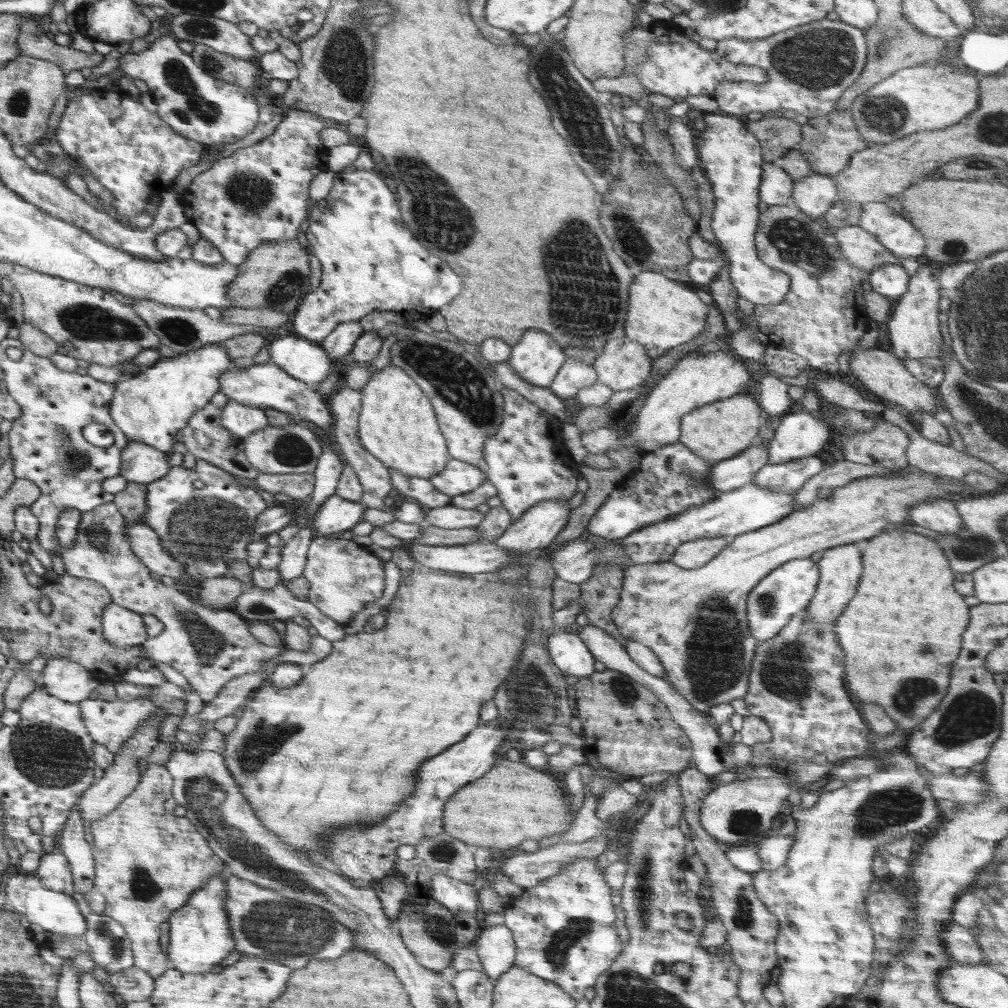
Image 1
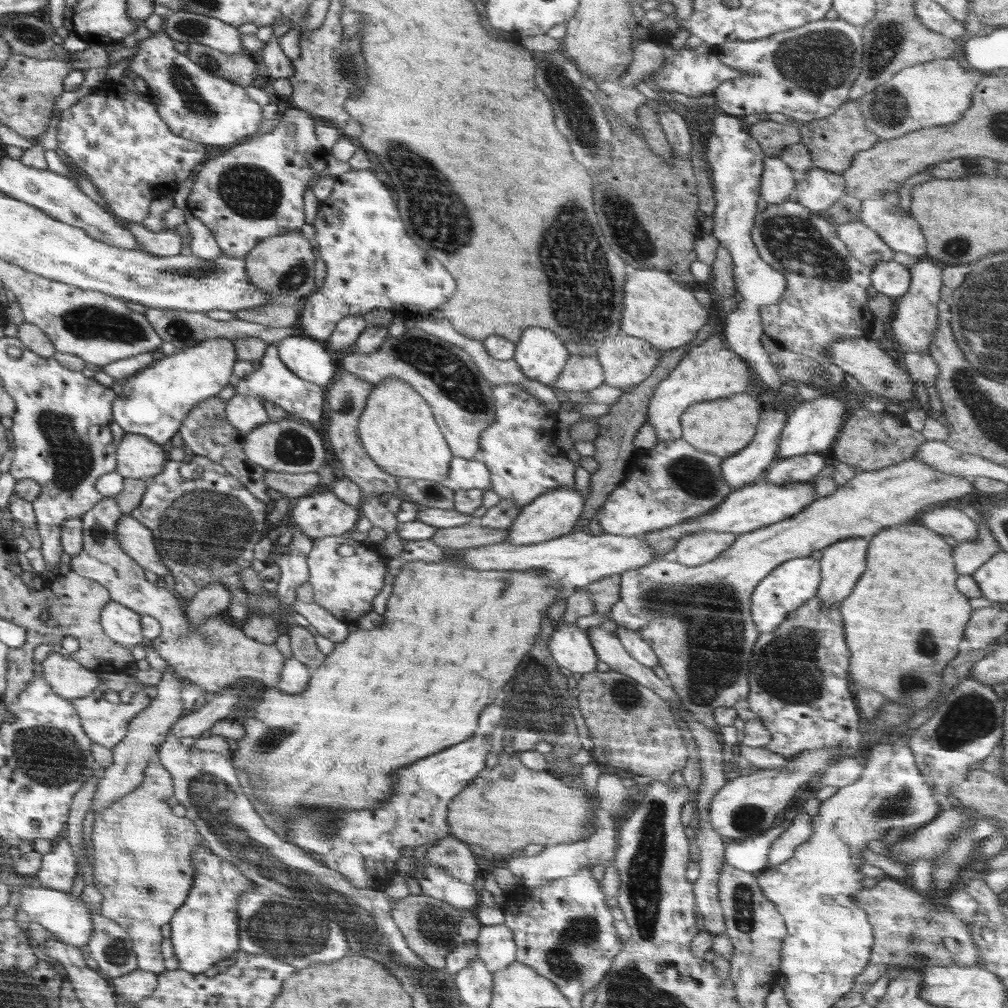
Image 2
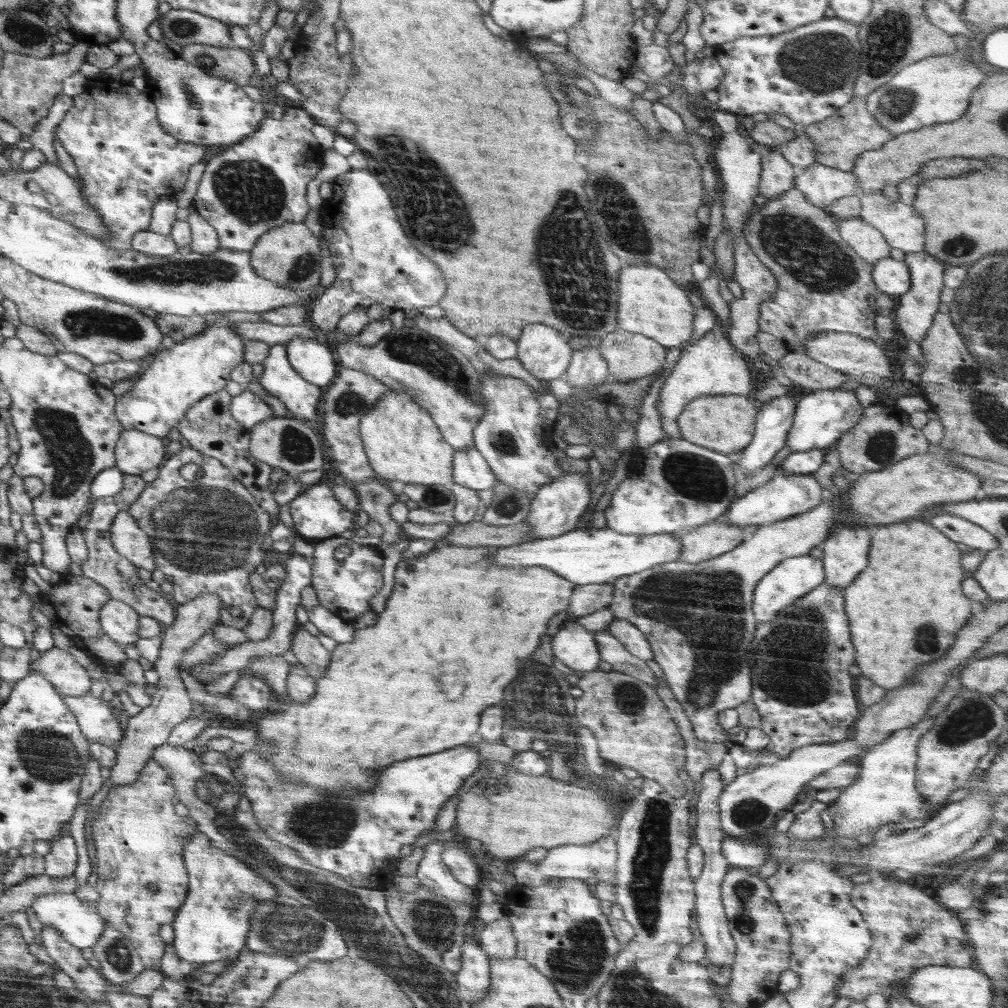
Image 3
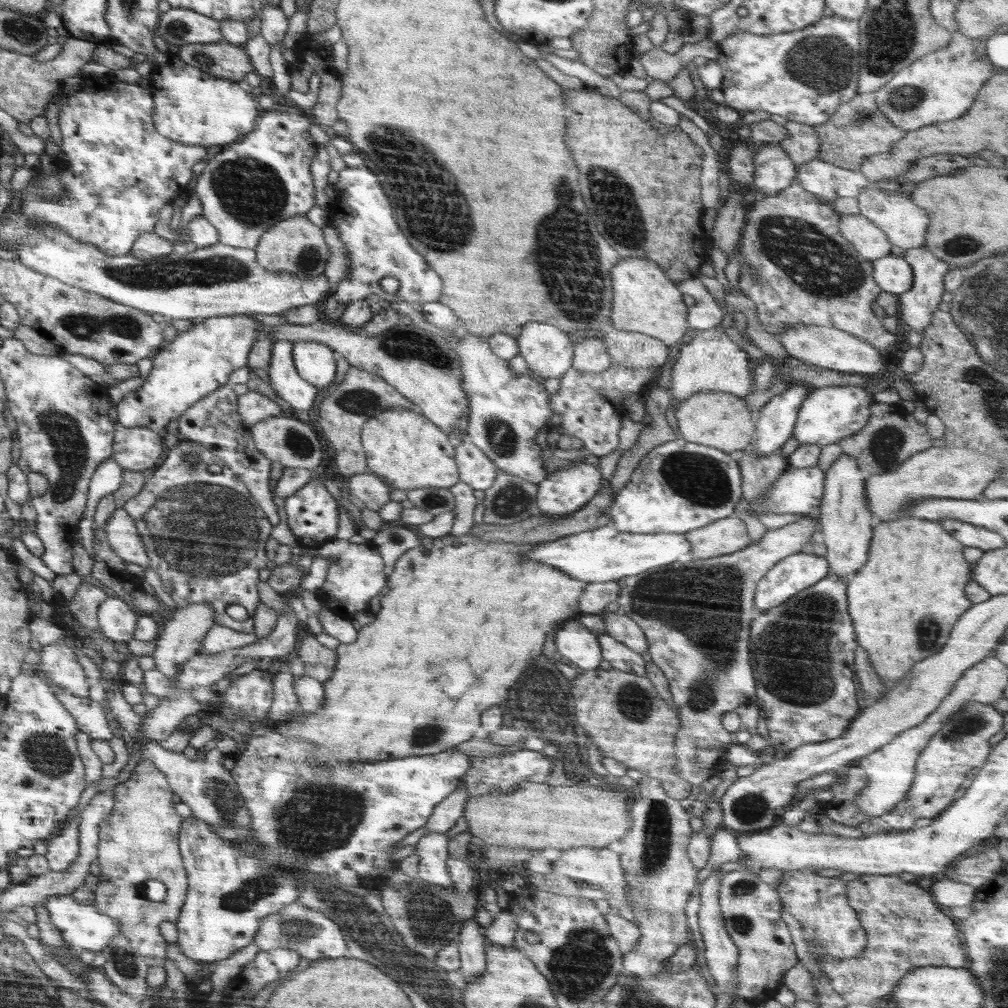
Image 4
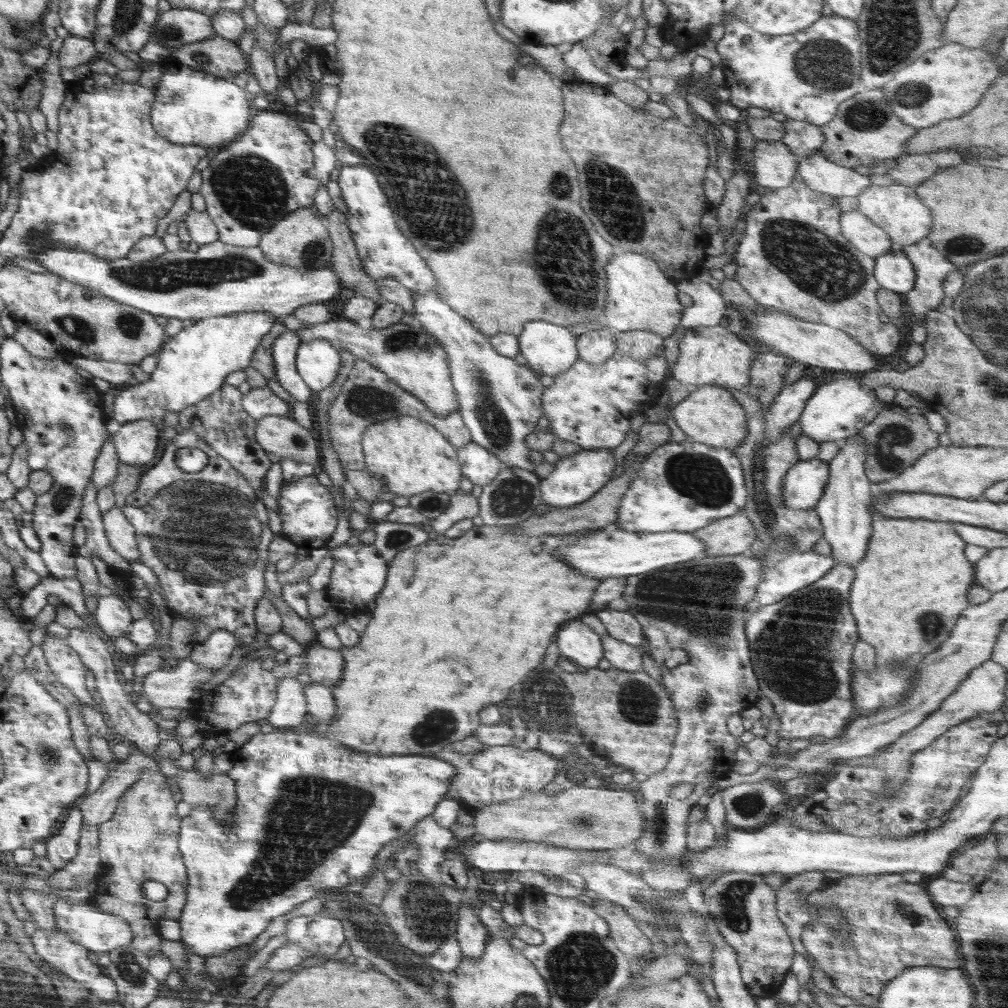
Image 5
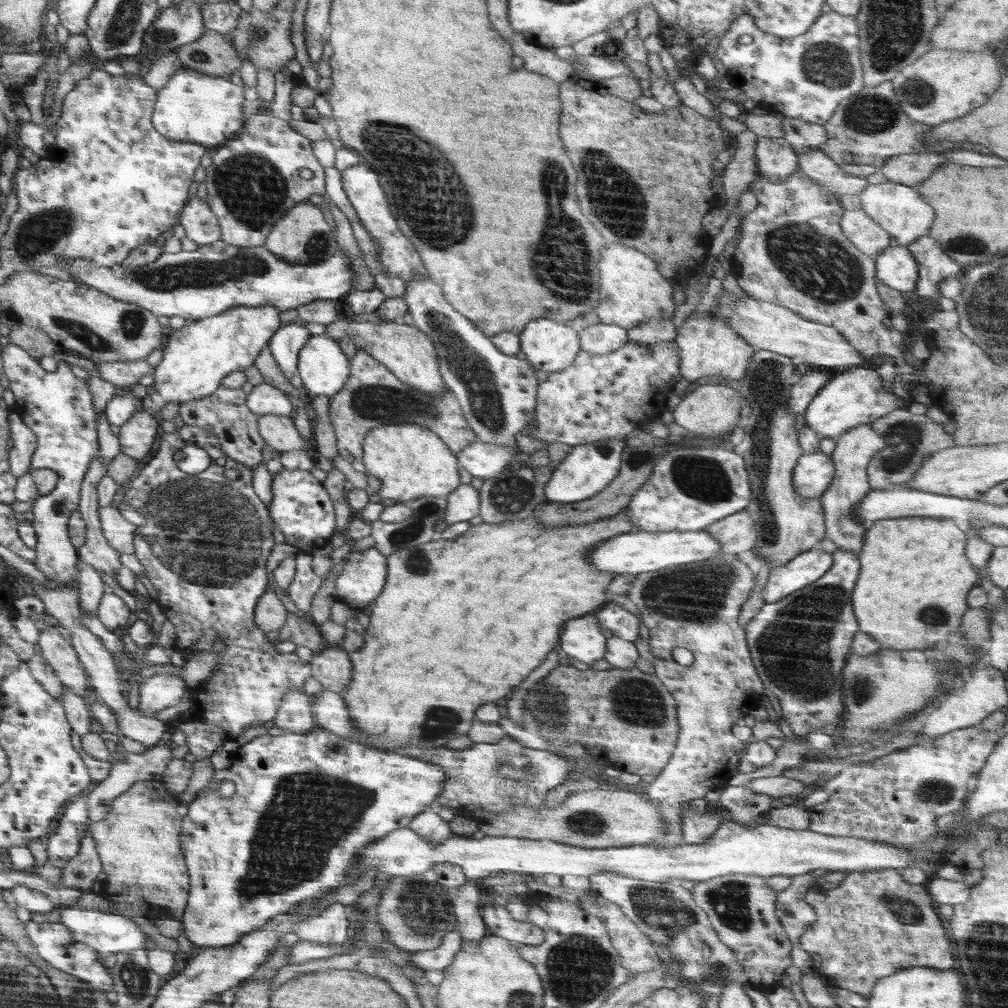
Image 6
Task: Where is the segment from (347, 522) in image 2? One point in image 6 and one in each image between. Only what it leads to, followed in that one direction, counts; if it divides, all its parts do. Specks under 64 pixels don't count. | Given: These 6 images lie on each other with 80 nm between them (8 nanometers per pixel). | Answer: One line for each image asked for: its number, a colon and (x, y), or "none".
3: (317, 514)
4: (312, 512)
5: (309, 517)
6: (301, 508)

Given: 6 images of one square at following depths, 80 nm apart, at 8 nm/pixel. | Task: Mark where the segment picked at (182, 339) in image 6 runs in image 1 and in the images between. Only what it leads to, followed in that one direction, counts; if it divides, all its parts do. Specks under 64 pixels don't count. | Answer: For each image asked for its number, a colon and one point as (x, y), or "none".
1: (154, 404)
2: (154, 402)
3: (178, 377)
4: (196, 363)
5: (193, 364)

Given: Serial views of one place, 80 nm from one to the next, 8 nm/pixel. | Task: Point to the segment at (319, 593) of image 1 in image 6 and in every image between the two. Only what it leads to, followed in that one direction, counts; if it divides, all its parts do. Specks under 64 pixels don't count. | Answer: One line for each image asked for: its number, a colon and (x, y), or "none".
2: (345, 586)
3: (345, 587)
4: (355, 575)
5: (359, 573)
6: (363, 575)

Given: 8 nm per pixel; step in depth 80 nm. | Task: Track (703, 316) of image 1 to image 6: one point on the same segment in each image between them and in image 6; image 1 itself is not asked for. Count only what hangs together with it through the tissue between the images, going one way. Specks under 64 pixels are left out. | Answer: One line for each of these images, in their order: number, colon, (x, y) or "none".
2: (657, 309)
3: (650, 303)
4: (645, 301)
5: (640, 296)
6: (632, 290)

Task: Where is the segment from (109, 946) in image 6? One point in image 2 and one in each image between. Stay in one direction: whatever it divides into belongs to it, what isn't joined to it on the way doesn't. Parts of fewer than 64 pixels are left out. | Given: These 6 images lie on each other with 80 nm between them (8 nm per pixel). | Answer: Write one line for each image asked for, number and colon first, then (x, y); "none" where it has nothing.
2: (65, 916)
3: (79, 923)
4: (82, 925)
5: (99, 932)

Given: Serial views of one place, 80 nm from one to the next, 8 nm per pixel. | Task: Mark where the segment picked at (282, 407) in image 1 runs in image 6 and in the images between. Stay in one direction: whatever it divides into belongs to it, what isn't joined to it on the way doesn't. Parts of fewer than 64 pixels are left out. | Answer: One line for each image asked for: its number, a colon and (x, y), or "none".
2: (273, 382)
3: (301, 398)
4: (302, 396)
5: (284, 349)
6: (285, 345)

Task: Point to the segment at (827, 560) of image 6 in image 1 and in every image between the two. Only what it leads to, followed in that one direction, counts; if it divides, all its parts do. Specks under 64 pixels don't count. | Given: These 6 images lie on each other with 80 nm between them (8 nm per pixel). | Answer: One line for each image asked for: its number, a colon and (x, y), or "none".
1: (788, 589)
2: (792, 583)
3: (794, 577)
4: (787, 577)
5: (799, 569)

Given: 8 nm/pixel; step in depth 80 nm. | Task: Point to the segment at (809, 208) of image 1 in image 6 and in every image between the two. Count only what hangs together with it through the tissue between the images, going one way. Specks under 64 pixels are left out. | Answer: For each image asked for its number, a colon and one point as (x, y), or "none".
2: (818, 189)
3: (822, 185)
4: (827, 182)
5: (819, 173)
6: (814, 162)

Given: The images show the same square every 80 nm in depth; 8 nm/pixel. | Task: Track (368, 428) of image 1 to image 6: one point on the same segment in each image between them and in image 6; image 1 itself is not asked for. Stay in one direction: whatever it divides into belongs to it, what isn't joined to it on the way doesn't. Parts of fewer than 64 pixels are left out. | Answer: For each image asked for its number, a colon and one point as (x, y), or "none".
2: (398, 430)
3: (402, 443)
4: (405, 449)
5: (410, 456)
6: (410, 461)

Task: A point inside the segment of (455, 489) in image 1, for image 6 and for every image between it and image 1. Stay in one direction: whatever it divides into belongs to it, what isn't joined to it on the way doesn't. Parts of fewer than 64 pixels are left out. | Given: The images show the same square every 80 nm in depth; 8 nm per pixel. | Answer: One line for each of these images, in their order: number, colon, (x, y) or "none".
2: (464, 474)
3: (470, 470)
4: (474, 468)
5: (477, 464)
6: (483, 460)

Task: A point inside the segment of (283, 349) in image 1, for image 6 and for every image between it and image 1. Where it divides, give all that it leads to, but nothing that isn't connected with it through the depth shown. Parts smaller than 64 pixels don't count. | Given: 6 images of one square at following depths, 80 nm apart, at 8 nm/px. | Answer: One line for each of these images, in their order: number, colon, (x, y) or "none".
2: (309, 359)
3: (315, 361)
4: (315, 363)
5: (318, 363)
6: (324, 370)

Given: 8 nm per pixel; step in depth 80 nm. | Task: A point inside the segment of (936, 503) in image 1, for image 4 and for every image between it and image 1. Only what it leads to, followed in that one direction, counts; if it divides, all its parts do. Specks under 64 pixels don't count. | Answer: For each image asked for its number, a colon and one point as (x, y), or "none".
2: (948, 521)
3: (958, 529)
4: (969, 535)

